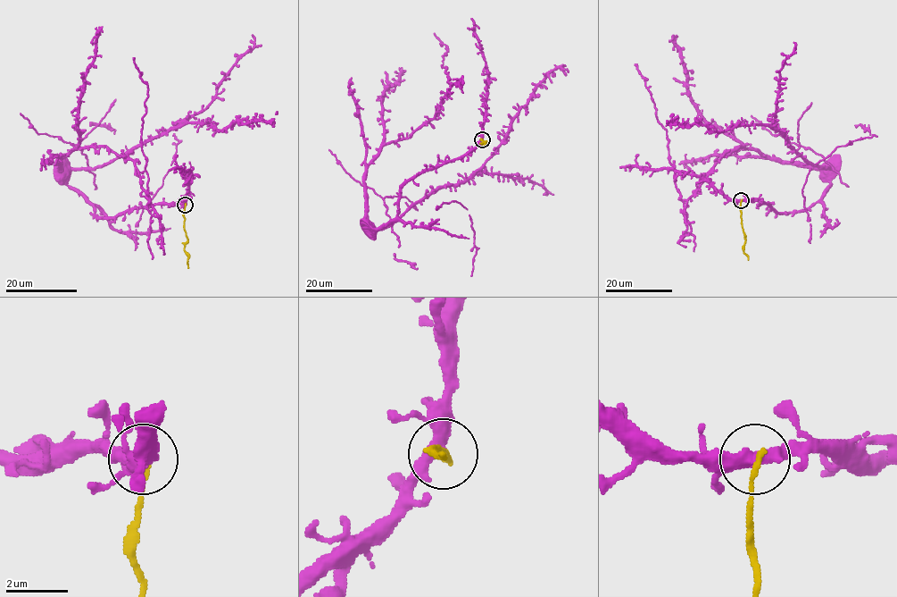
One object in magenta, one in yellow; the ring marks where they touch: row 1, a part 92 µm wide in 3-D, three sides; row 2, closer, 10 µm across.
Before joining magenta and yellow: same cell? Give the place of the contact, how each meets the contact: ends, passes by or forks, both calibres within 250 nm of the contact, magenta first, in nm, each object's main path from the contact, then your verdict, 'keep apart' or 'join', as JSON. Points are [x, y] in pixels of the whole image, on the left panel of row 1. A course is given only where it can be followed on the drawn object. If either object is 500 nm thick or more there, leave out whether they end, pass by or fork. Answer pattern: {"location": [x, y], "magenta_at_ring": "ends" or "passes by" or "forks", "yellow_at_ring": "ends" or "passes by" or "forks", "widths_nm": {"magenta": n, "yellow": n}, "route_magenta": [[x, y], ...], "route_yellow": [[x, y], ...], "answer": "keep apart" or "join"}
{"location": [185, 205], "magenta_at_ring": "passes by", "yellow_at_ring": "ends", "widths_nm": {"magenta": 400, "yellow": 200}, "route_magenta": [[184, 205], [98, 217], [61, 173], [70, 151], [105, 147], [131, 159], [150, 204], [148, 87], [133, 57]], "route_yellow": [[184, 205], [186, 239], [184, 247], [188, 268]], "answer": "keep apart"}

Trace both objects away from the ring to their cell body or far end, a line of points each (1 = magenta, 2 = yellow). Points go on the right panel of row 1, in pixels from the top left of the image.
1: (741, 201), (759, 200), (776, 213), (809, 209), (829, 180), (740, 147), (683, 200), (667, 130), (635, 63)
2: (741, 201), (745, 239), (743, 253), (748, 260)

